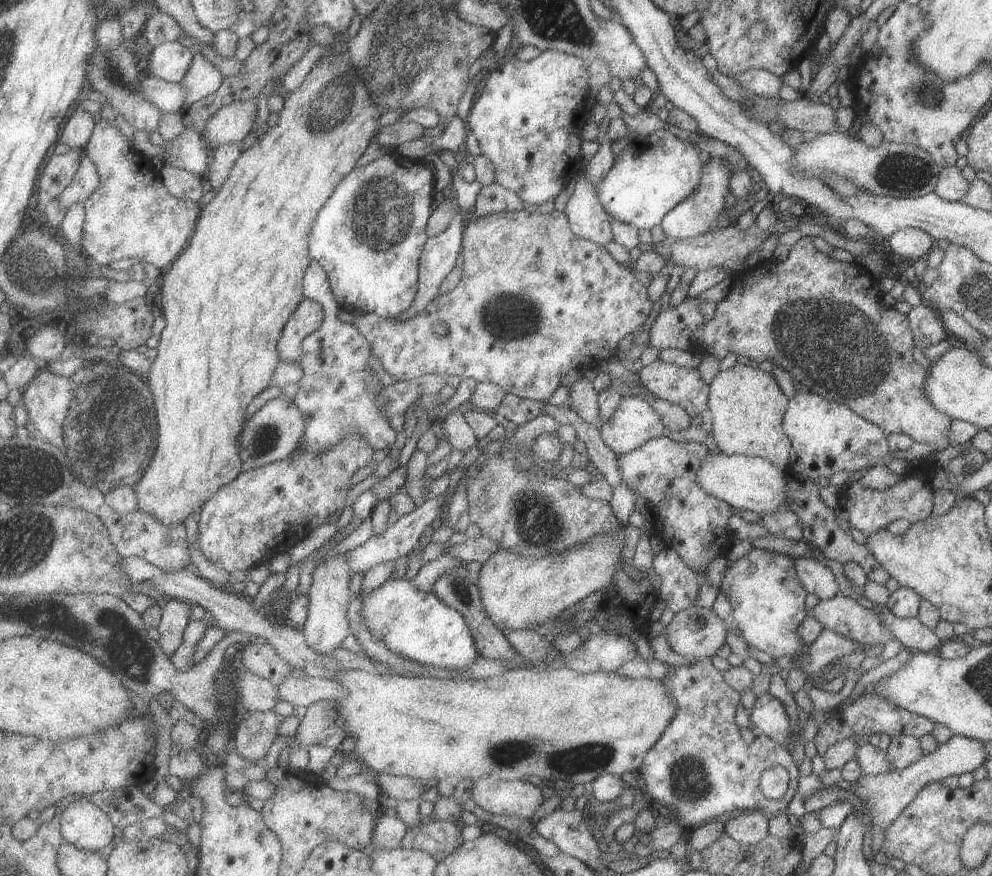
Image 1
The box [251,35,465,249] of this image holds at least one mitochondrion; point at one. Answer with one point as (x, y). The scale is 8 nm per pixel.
(341, 95)

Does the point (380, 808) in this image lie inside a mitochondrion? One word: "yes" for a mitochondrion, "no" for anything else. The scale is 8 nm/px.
no

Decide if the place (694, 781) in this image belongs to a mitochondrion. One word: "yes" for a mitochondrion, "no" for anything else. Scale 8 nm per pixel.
yes

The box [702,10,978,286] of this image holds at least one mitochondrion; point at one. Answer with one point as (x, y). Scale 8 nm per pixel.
(901, 173)

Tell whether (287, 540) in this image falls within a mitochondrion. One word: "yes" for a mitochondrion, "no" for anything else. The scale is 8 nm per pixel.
no

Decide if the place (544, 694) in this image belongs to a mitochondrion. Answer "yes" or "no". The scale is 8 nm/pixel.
no

